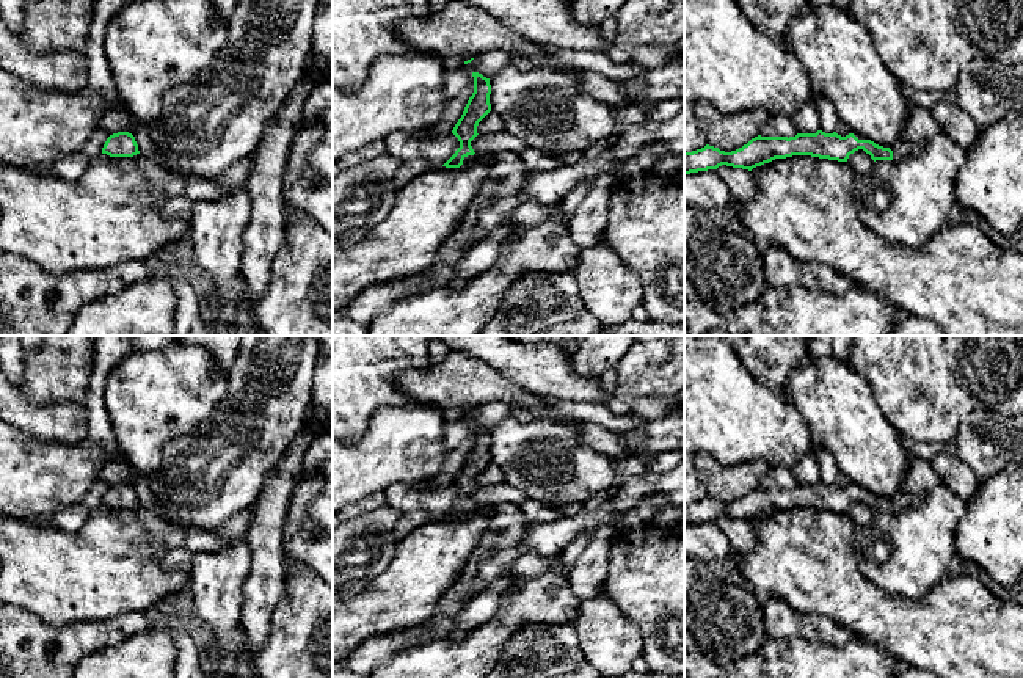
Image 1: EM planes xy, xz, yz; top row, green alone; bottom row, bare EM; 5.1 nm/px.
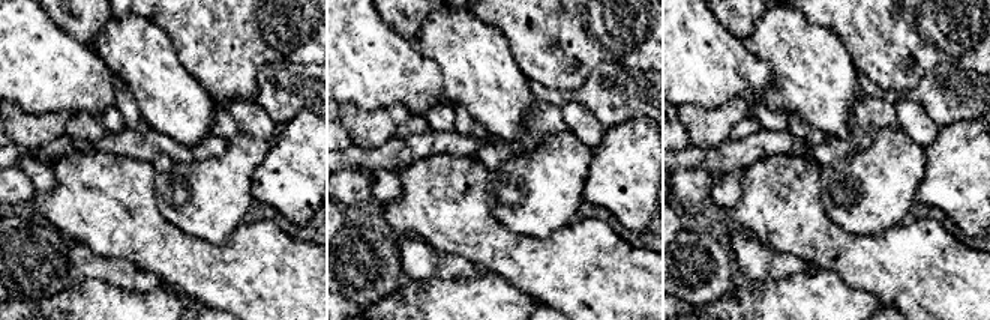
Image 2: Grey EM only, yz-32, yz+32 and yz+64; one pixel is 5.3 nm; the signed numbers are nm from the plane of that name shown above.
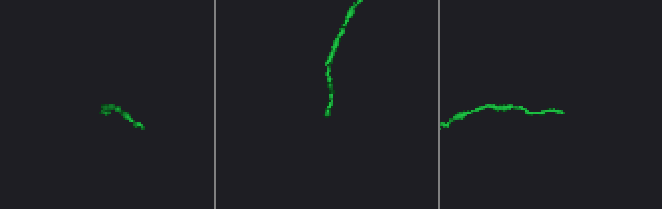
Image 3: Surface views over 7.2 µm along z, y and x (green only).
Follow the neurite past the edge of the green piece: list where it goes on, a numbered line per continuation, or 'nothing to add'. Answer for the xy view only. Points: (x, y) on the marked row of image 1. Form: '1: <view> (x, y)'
nothing to add

